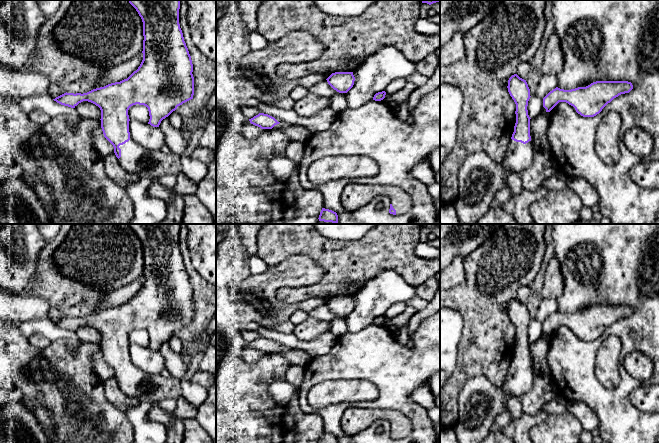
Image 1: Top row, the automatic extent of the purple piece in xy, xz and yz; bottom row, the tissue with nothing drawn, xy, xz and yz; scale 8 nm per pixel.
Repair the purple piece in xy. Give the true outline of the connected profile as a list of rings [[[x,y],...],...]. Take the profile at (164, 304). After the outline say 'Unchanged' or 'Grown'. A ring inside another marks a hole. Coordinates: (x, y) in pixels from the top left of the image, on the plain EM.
[[[128,224],[136,233],[143,246],[143,284],[136,295],[127,303],[120,306],[108,308],[104,311],[93,313],[87,317],[64,317],[55,323],[57,327],[75,332],[79,327],[88,325],[101,334],[101,352],[104,361],[113,369],[114,377],[118,382],[121,391],[128,397],[136,399],[138,402],[159,403],[162,400],[178,400],[182,396],[181,381],[174,377],[164,377],[158,375],[148,375],[139,370],[131,361],[129,356],[128,334],[131,330],[144,329],[149,335],[149,346],[153,351],[159,351],[161,345],[168,341],[178,330],[193,323],[194,301],[193,288],[188,272],[184,265],[183,257],[179,248],[180,224]]]. Grown

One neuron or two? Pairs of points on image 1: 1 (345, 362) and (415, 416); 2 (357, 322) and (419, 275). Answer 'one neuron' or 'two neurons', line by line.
1: one neuron
2: two neurons

